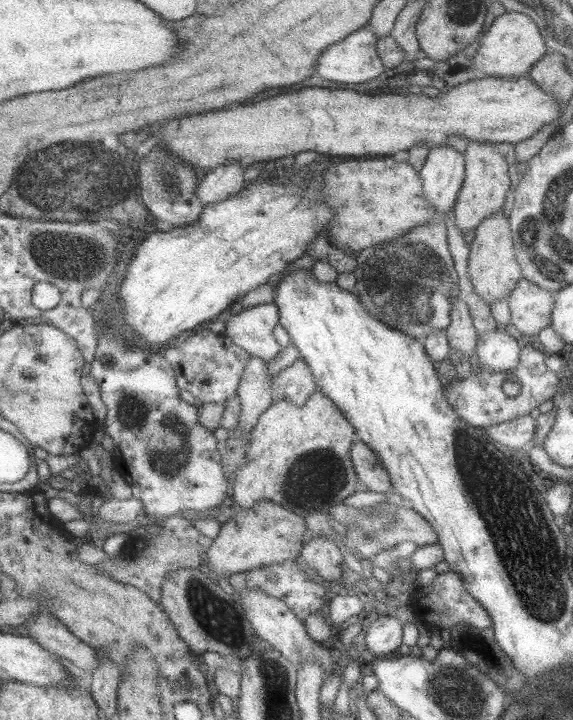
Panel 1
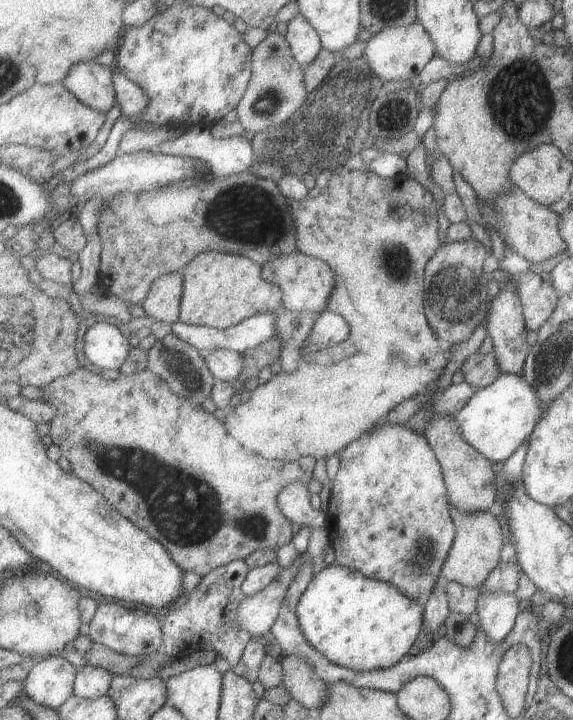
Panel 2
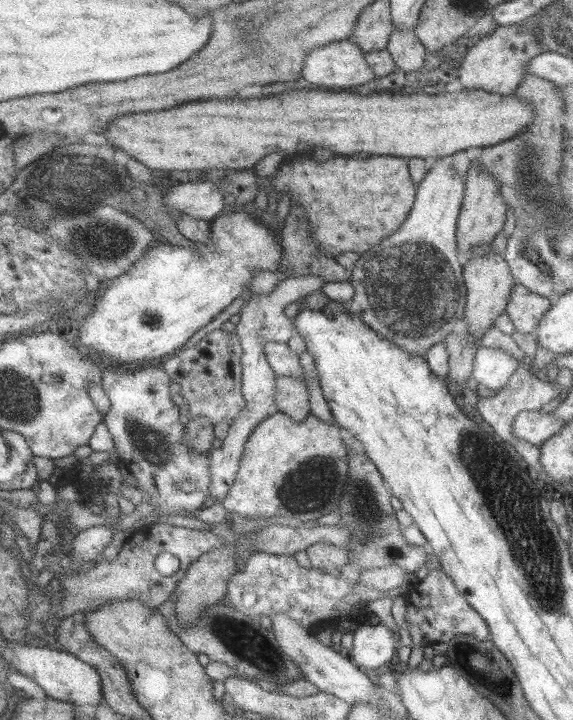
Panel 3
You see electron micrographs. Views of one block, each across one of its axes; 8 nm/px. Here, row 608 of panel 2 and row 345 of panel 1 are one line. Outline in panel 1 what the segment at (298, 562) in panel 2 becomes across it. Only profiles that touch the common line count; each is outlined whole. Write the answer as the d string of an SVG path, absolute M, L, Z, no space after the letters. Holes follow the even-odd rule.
M275 302L252 306L228 320L223 334L253 357L269 362L283 350L275 334L280 320L281 311Z

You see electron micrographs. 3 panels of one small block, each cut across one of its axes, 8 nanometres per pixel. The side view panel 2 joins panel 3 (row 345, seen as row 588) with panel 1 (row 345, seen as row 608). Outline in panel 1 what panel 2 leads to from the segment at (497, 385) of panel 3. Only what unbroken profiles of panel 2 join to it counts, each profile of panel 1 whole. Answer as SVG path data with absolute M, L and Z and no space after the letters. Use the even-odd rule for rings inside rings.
M501 328L481 334L478 341L478 364L490 371L512 372L521 359L522 344Z

